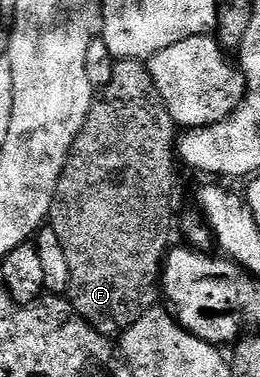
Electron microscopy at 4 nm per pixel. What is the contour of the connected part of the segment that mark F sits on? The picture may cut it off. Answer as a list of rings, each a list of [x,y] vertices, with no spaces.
[[[137,58],[115,61],[112,68],[112,80],[108,80],[108,84],[95,93],[86,122],[80,128],[68,160],[64,164],[64,172],[58,181],[56,196],[48,219],[49,229],[56,232],[60,245],[64,247],[64,257],[68,260],[68,276],[70,277],[68,301],[74,307],[74,311],[84,321],[92,323],[101,334],[107,336],[125,334],[128,328],[132,328],[132,324],[136,324],[136,320],[140,320],[140,316],[144,316],[144,312],[155,309],[157,302],[154,301],[160,298],[160,267],[172,246],[170,225],[174,222],[174,162],[176,166],[176,127],[168,108],[164,108],[152,84],[149,65]]]

